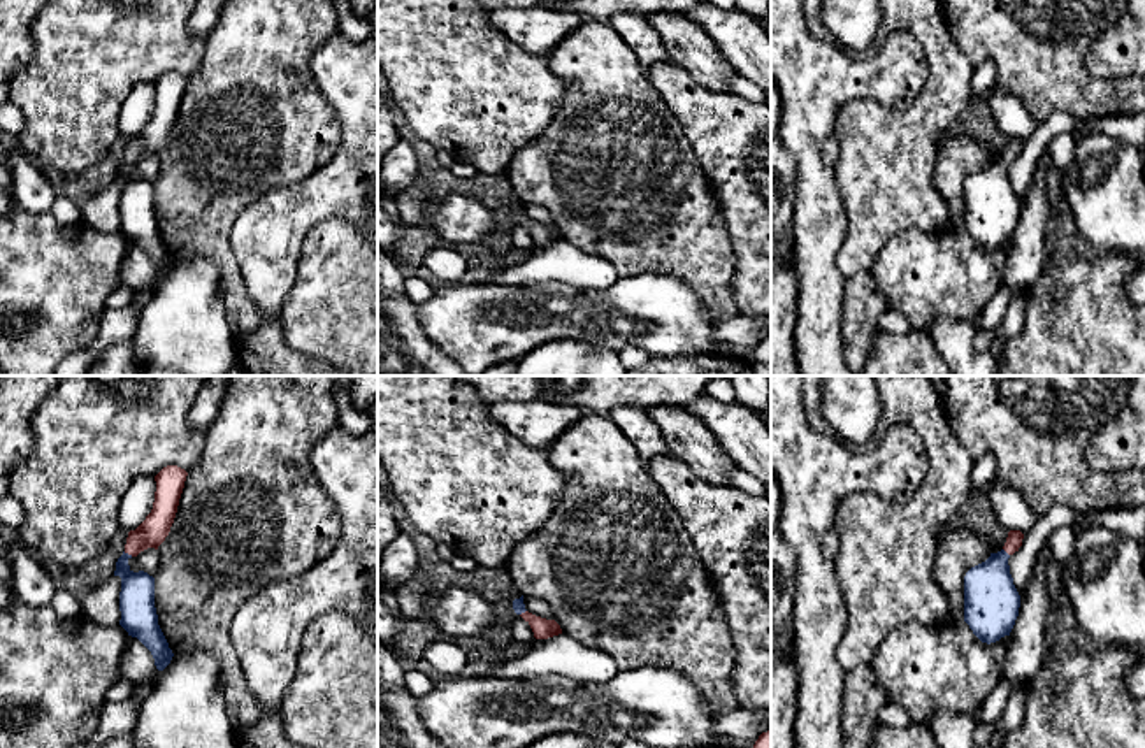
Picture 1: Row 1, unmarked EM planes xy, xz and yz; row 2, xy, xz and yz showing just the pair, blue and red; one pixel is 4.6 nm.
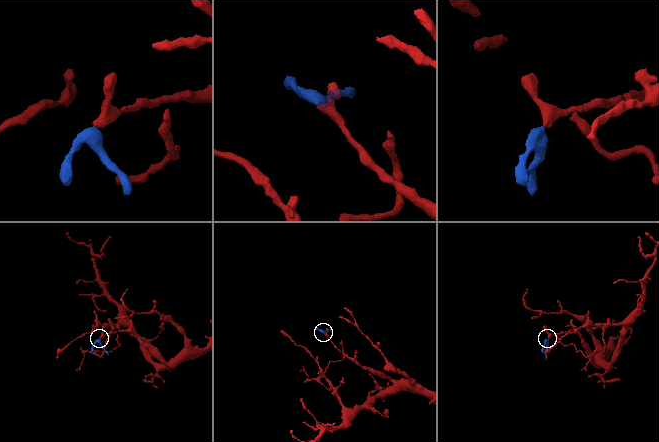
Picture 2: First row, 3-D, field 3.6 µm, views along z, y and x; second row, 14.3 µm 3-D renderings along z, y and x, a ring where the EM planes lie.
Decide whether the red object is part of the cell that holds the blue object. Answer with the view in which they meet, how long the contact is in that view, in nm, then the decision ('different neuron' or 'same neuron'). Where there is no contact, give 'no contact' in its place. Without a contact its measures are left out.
contact in xy; length 50 nm; same neuron

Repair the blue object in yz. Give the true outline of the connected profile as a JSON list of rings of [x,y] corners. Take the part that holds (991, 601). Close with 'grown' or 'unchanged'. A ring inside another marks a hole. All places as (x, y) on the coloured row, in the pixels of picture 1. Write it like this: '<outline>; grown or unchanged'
[[[1010,530],[1001,551],[971,567],[964,576],[964,622],[982,643],[1010,636],[1019,616],[1020,595],[1008,558],[1022,546],[1024,534]]]; grown

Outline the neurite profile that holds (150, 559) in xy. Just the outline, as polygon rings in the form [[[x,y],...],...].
[[[148,548],[137,555],[137,560],[144,572],[155,576],[160,567],[160,553],[155,548]]]

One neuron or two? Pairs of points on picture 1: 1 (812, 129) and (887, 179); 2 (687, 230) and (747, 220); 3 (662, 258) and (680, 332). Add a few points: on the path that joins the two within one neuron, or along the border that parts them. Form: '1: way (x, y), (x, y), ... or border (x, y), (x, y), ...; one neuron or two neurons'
1: border (842, 107), (835, 122), (840, 190); two neurons
2: border (724, 232), (734, 255), (734, 273); two neurons
3: border (626, 274), (668, 273), (680, 278), (699, 297); two neurons

